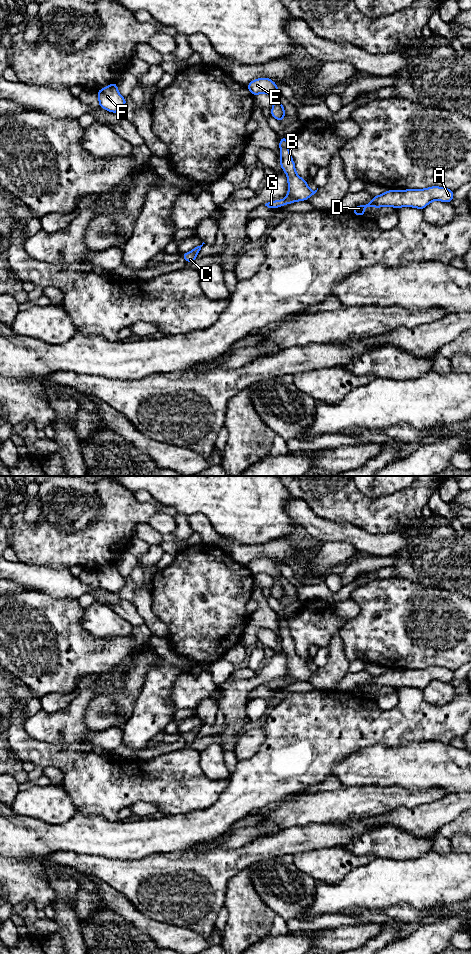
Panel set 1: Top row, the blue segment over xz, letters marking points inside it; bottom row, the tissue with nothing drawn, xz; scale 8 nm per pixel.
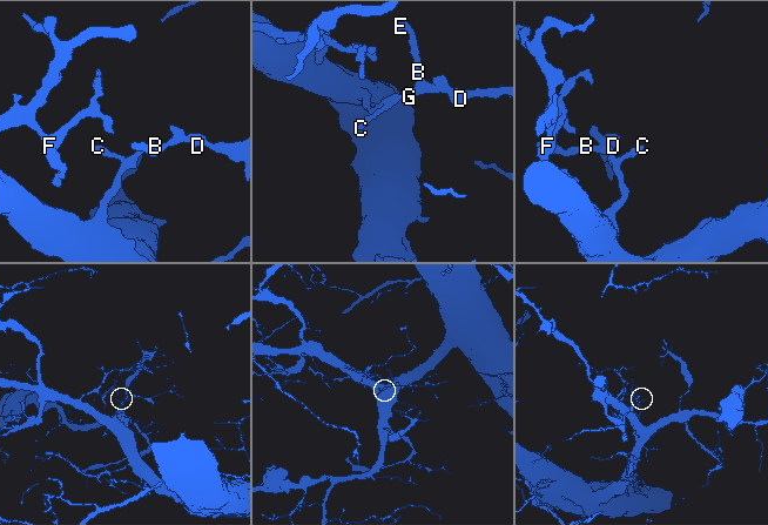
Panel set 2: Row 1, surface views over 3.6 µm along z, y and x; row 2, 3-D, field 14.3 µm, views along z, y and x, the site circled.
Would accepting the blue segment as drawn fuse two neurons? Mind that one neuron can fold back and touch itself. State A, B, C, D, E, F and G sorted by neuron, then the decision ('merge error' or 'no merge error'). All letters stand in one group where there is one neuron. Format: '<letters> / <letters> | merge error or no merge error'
A B C D E F G | no merge error

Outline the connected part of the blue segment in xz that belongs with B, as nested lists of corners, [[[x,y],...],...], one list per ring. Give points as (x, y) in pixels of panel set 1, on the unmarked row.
[[[282,617],[279,621],[279,626],[280,626],[280,647],[284,650],[284,652],[287,655],[287,660],[288,660],[288,675],[283,678],[281,681],[280,680],[274,680],[271,682],[268,682],[265,684],[268,688],[279,688],[282,685],[288,685],[290,683],[296,682],[296,681],[306,681],[309,677],[314,675],[318,668],[315,671],[312,671],[308,665],[306,660],[301,658],[300,656],[297,655],[295,651],[295,643],[290,635],[289,631],[289,626],[288,626],[288,617]]]

